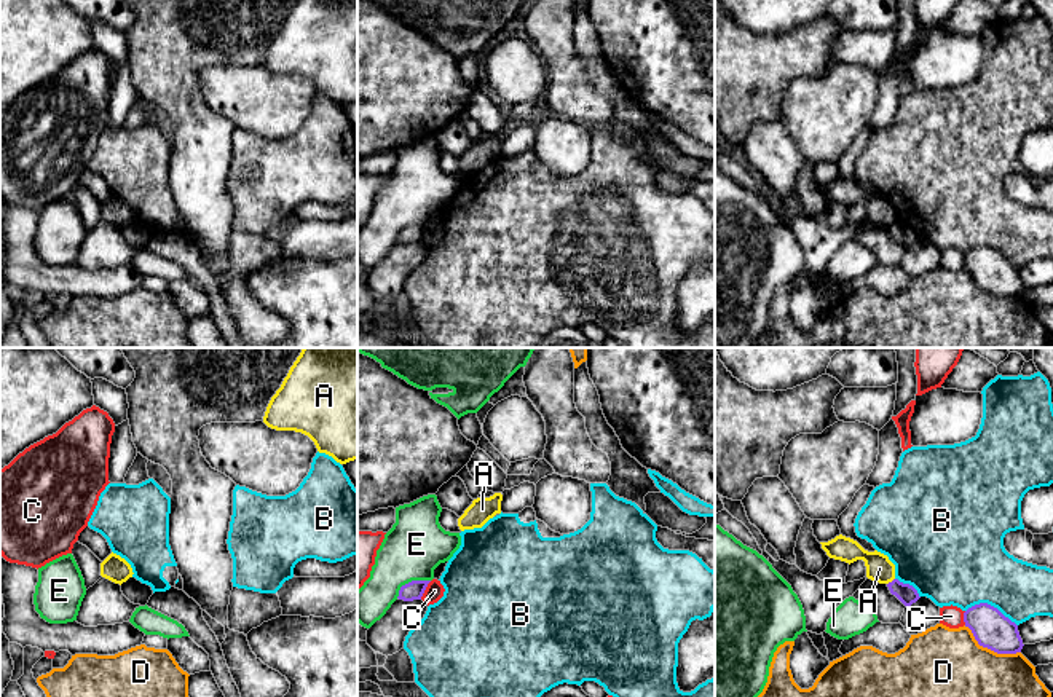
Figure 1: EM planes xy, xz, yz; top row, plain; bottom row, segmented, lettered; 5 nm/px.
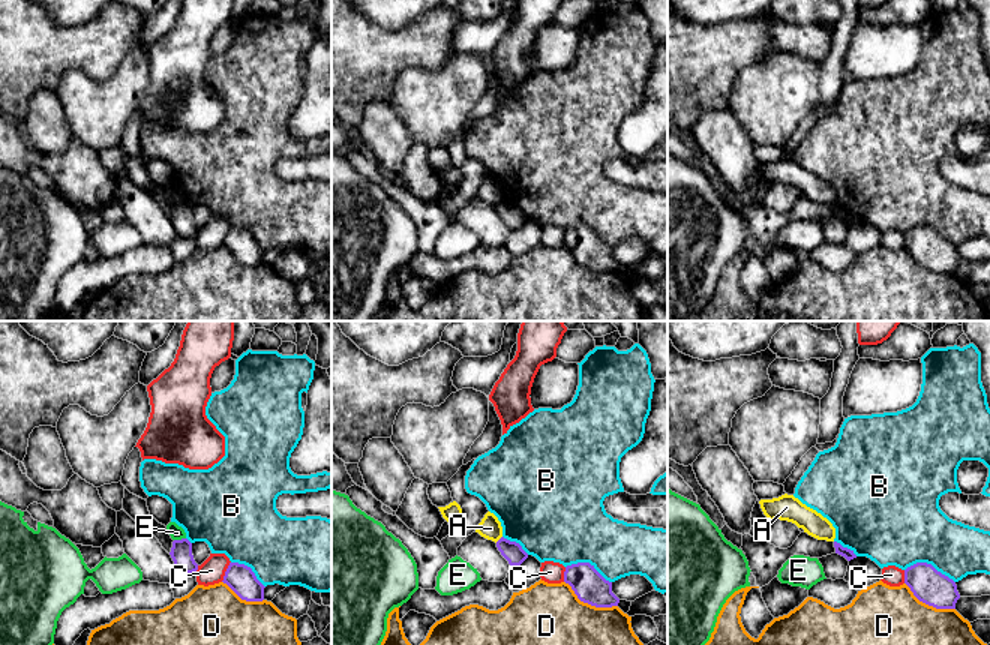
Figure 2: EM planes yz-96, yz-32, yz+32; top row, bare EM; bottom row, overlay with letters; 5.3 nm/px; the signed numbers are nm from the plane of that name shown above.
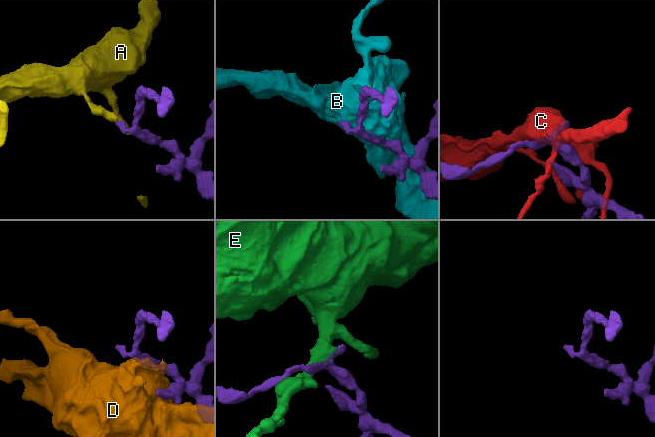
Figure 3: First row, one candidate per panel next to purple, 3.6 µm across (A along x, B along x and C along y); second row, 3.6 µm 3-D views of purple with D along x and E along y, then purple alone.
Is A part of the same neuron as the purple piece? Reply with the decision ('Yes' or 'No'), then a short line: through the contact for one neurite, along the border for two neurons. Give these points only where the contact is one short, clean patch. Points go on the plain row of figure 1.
No. Line: yz (894, 220), (887, 227)

